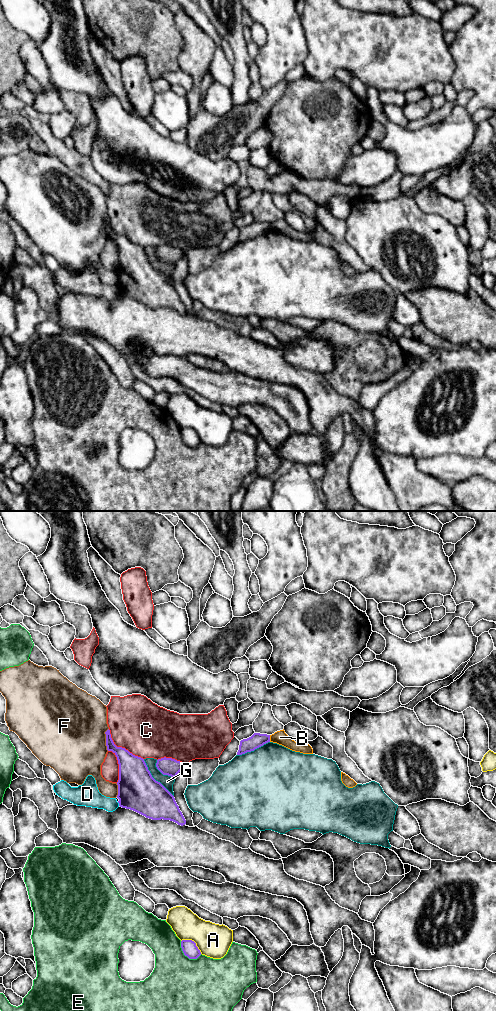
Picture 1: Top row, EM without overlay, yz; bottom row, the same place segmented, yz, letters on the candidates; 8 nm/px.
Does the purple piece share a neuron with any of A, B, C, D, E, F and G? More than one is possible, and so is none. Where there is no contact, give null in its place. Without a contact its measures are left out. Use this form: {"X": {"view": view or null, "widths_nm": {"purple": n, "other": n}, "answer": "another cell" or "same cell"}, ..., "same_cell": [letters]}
{"A": {"view": "yz", "widths_nm": {"purple": 120, "other": 280}, "answer": "another cell"}, "B": {"view": "yz", "widths_nm": {"purple": 120, "other": 110}, "answer": "another cell"}, "C": {"view": "yz", "widths_nm": {"purple": 240, "other": 440}, "answer": "another cell"}, "D": {"view": "yz", "widths_nm": {"purple": 320, "other": 170}, "answer": "another cell"}, "E": {"view": "yz", "widths_nm": {"purple": 120, "other": 460}, "answer": "another cell"}, "F": {"view": "yz", "widths_nm": {"purple": 150, "other": 500}, "answer": "another cell"}, "G": {"view": "yz", "widths_nm": {"purple": 320, "other": 100}, "answer": "another cell"}, "same_cell": []}

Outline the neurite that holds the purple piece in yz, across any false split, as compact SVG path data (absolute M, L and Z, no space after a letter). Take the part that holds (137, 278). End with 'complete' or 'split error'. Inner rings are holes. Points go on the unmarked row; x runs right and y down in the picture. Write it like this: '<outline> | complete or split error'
M109 217L105 222L107 238L116 243L119 252L119 294L152 308L170 308L185 313L186 308L174 284L152 265L144 247L117 235Z | complete

